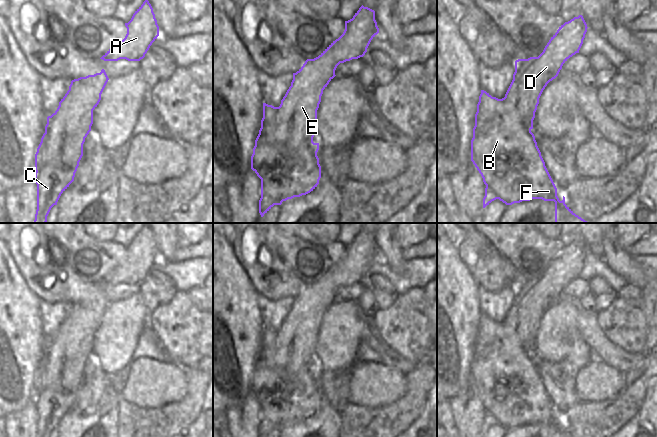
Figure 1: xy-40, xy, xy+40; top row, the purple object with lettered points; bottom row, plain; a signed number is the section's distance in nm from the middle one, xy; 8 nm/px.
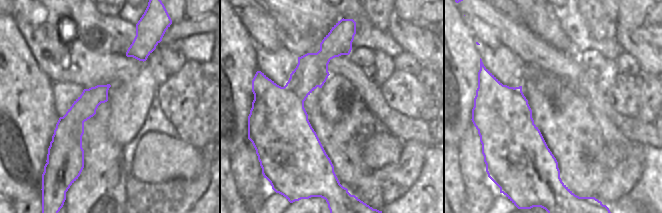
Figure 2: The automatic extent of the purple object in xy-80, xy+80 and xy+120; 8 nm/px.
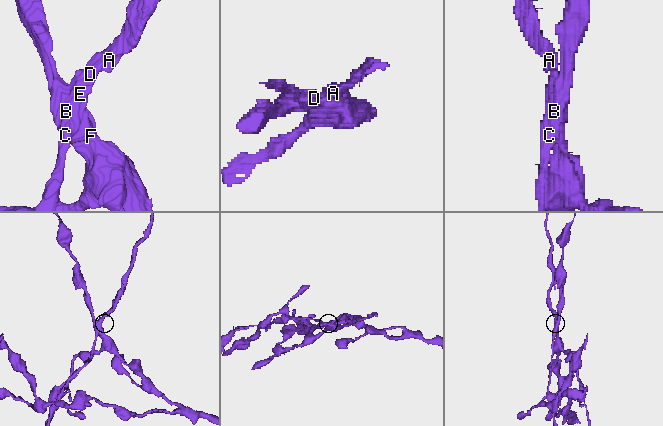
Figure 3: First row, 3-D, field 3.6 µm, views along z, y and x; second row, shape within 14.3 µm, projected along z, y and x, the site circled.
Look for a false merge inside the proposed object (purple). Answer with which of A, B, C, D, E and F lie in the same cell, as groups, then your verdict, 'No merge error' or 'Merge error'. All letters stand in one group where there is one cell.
Groups: A C D E / B F. Merge error.

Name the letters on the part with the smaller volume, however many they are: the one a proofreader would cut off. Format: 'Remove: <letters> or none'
Remove: A, C, D, E

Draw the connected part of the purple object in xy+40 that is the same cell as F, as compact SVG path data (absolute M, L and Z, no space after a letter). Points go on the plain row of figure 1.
M481 314L475 338L471 385L486 411L492 413L506 429L542 423L555 426L555 437L573 437L565 428L565 421L560 425L557 420L557 412L545 390L531 352L514 329L510 329L505 322L492 321L484 314Z

